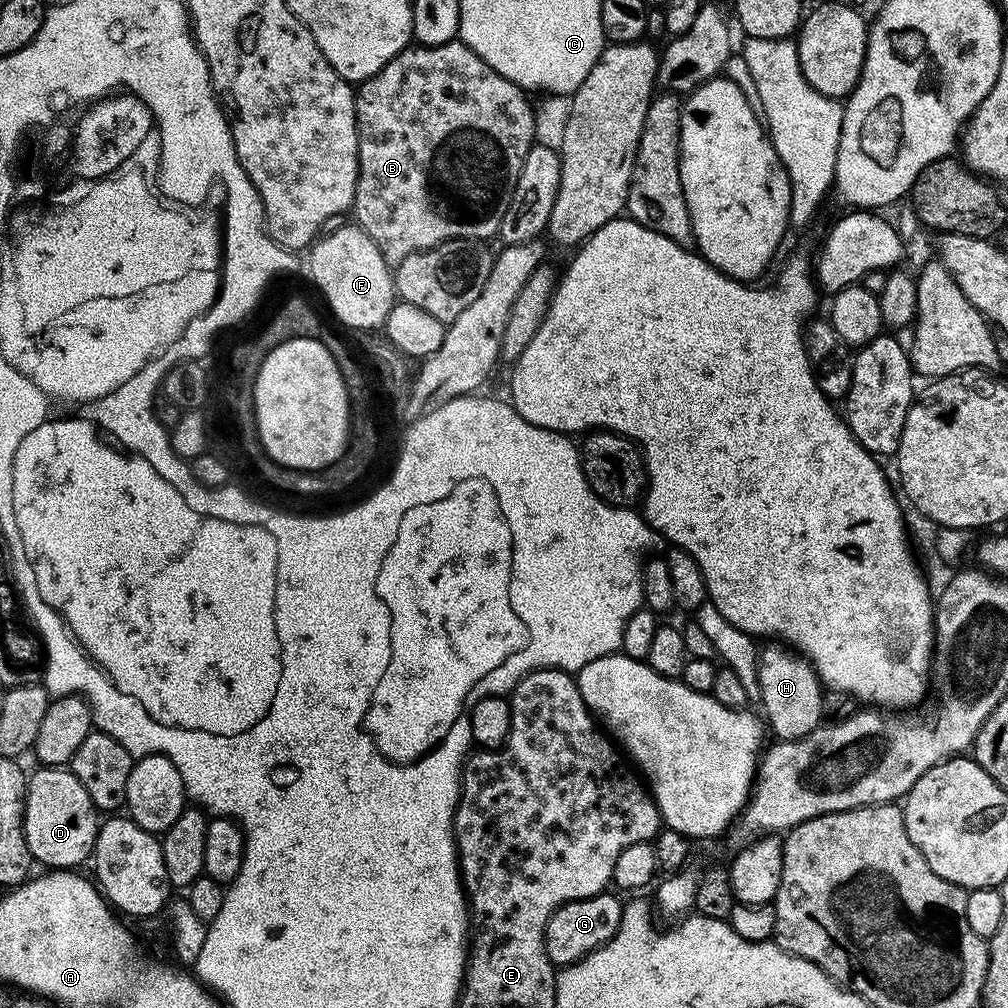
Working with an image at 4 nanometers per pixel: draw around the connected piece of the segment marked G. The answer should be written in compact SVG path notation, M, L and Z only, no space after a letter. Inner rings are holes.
M605 890L598 896L566 902L561 908L554 910L550 922L546 922L544 931L546 954L552 965L563 966L578 962L582 958L586 958L586 954L598 950L603 944L610 942L610 938L614 938L614 934L622 922L624 904L622 900L611 896L610 893L611 891Z

